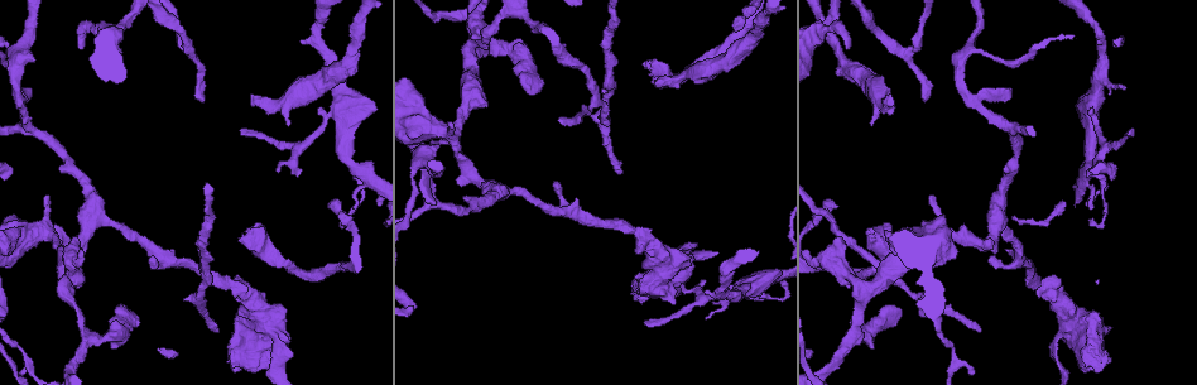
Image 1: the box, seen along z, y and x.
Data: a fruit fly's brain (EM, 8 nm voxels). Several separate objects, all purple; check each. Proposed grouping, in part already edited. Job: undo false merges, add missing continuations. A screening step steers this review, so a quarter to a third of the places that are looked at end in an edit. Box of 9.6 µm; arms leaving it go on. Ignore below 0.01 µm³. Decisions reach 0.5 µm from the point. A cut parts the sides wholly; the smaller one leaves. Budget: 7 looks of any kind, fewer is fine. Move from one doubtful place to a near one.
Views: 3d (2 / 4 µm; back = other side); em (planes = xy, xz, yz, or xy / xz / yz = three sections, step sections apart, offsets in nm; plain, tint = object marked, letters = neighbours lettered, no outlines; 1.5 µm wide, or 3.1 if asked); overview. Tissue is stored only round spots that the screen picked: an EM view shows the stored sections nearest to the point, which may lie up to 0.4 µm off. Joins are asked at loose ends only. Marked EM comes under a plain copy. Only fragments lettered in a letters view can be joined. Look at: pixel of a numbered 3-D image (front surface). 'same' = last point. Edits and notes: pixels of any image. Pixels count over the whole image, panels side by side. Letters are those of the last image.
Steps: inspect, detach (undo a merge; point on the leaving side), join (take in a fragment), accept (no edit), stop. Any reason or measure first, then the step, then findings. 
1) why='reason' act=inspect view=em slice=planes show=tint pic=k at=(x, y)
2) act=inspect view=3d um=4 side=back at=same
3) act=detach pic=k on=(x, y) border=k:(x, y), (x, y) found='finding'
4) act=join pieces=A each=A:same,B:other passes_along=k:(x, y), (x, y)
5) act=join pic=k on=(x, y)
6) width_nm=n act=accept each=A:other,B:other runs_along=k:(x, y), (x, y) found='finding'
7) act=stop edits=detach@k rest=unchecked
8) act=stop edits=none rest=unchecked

why='thin neck' act=inspect view=3d um=2 pic=1 at=(685, 274)

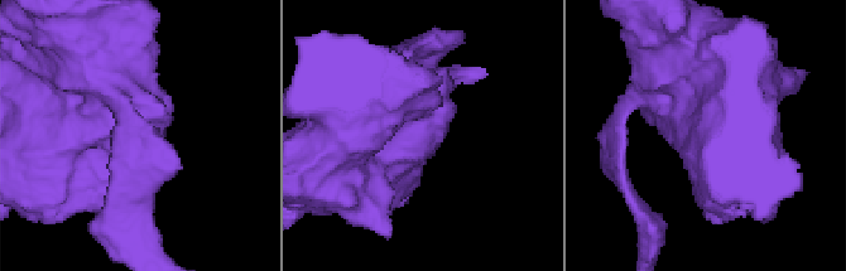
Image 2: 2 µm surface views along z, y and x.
why='now the EM' act=inspect view=em slice=xy step=8 show=tint pic=2 at=(423, 136)

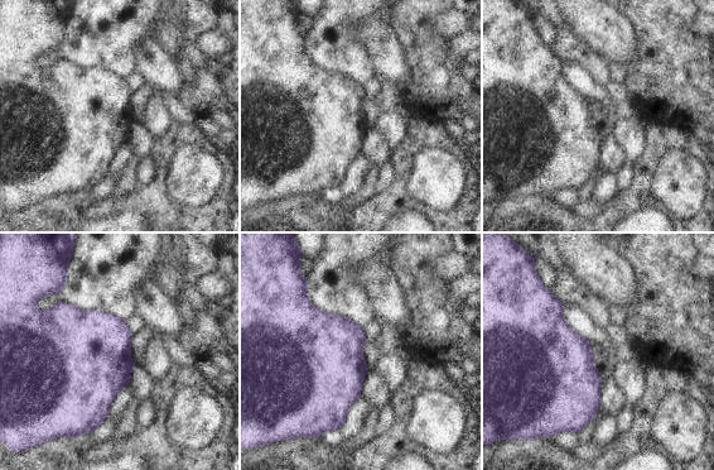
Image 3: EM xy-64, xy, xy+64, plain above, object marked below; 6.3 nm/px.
act=inspect view=em slice=xy step=8 show=letters at=same

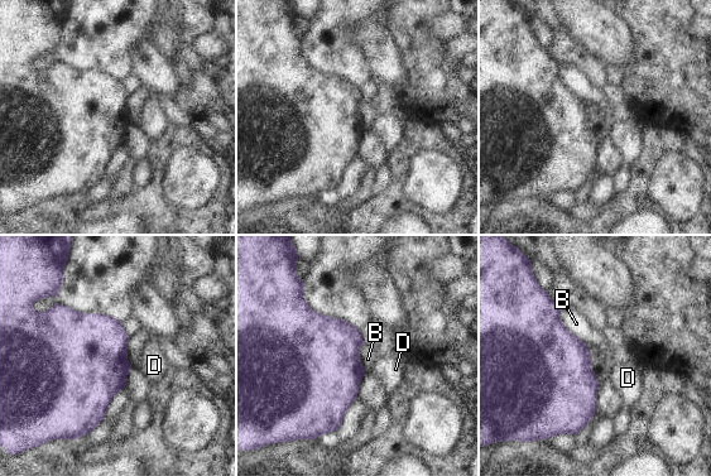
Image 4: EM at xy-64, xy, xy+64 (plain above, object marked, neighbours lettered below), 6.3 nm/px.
act=accept each=B:other,D:other found='all the same cell'

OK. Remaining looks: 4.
act=inspect view=3d um=2 side=back pic=1 at=(242, 129)

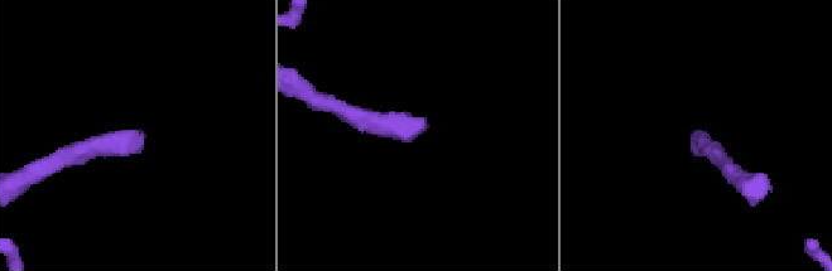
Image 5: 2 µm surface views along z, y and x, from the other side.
act=inspect view=em slice=xz step=8 show=tint pic=5 at=(138, 134)

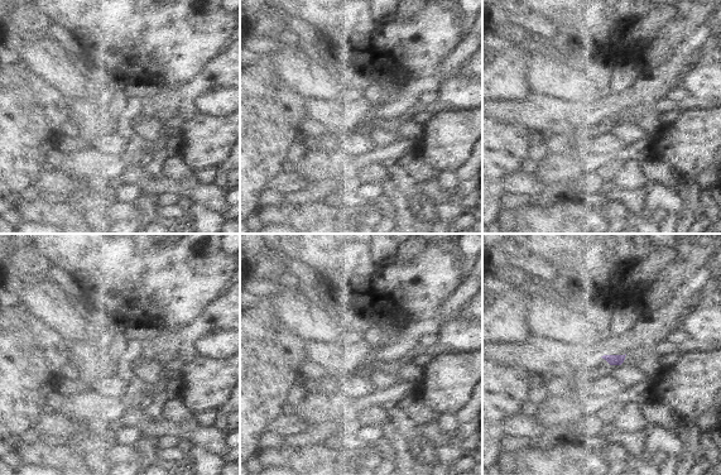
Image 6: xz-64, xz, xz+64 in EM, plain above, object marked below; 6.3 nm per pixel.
why='another direction' act=inspect view=em slice=planes show=letters at=same

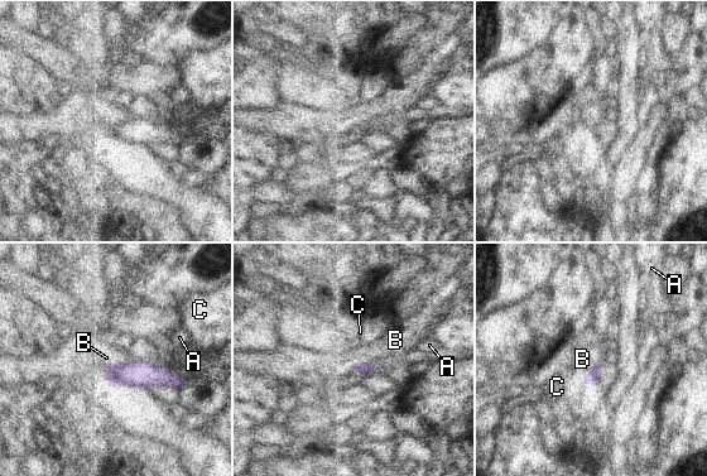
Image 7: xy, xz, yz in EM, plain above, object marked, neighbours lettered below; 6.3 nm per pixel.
act=accept each=A:other,B:other,C:other border=7:(133, 360), (104, 364) found='none of them fits'

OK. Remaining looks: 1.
act=inspect view=em slice=planes show=letters pic=1 at=(709, 315)

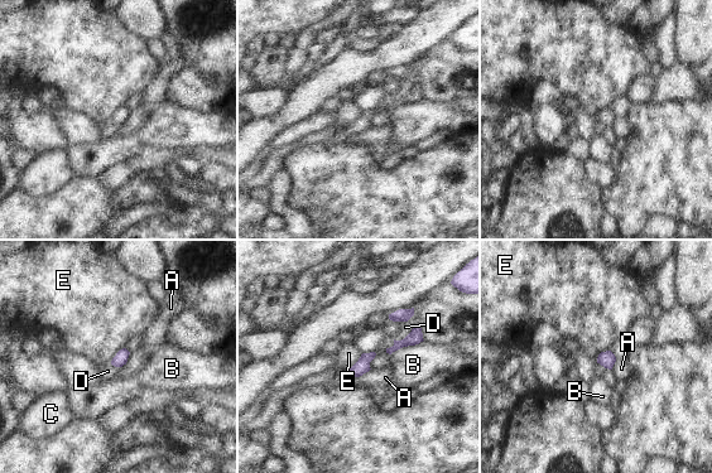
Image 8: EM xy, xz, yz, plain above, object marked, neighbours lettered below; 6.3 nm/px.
longest_contact=D:240nm act=accept each=A:other,B:other,C:other,D:other,E:other found='no lettered fragment goes on from it'

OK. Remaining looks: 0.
act=stop edits=none rest=unchecked

